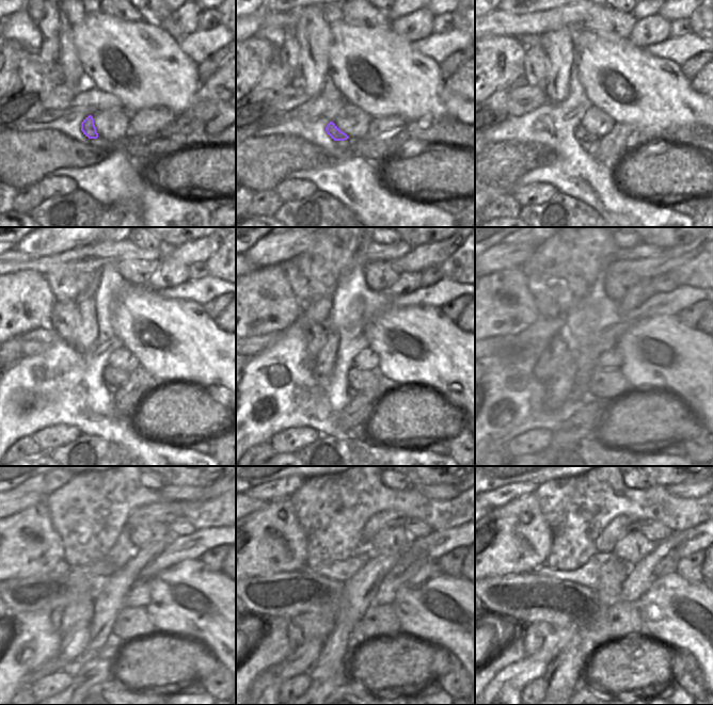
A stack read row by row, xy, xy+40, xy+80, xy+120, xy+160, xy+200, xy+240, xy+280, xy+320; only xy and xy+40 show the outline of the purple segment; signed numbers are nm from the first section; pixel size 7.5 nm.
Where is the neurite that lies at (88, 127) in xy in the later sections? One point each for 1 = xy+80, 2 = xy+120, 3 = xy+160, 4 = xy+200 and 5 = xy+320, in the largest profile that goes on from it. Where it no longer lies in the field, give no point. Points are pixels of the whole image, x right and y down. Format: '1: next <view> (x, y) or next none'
1: next xy+80 (580, 132)
2: next xy+120 (116, 378)
3: next xy+160 (359, 380)
4: next xy+200 (609, 384)
5: next xy+320 (626, 622)

